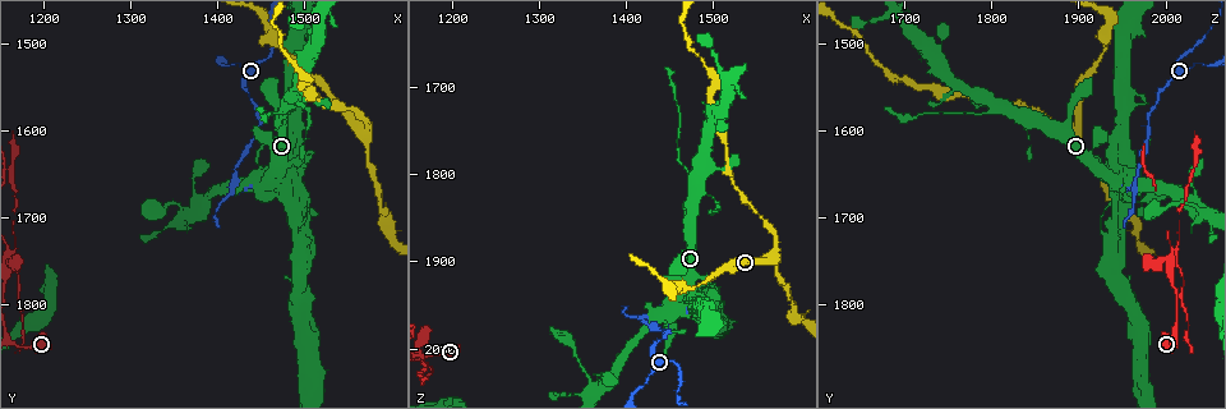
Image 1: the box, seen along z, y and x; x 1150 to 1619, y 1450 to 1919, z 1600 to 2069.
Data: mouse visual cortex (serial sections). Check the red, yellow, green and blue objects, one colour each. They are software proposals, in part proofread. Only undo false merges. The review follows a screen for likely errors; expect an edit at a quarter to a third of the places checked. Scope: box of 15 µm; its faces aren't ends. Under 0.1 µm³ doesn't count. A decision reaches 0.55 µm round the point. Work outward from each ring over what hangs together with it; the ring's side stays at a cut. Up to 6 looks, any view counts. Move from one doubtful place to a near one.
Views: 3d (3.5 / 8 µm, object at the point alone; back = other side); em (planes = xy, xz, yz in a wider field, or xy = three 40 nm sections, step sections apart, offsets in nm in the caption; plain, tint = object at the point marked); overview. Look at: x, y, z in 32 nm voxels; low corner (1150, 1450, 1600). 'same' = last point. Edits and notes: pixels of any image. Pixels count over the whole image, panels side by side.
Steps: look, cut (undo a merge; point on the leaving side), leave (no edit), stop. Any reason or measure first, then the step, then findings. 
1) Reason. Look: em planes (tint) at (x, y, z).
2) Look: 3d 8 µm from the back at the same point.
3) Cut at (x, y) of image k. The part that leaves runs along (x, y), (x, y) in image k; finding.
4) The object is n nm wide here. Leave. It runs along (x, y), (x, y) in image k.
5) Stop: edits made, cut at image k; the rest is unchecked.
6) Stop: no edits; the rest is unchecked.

A fork. Look: em planes (tint) at (1565, 1600, 1895).

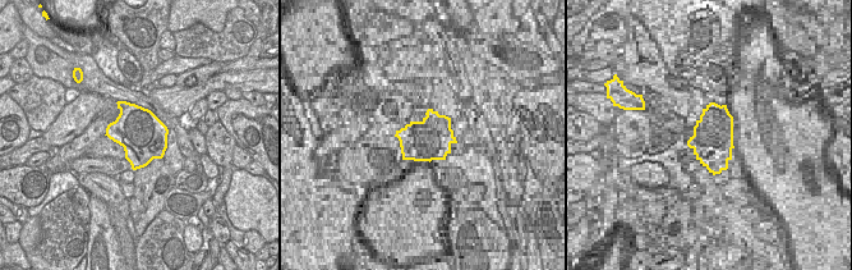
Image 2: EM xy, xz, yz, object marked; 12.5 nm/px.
Look: 3d 3.5 µm at the same point.

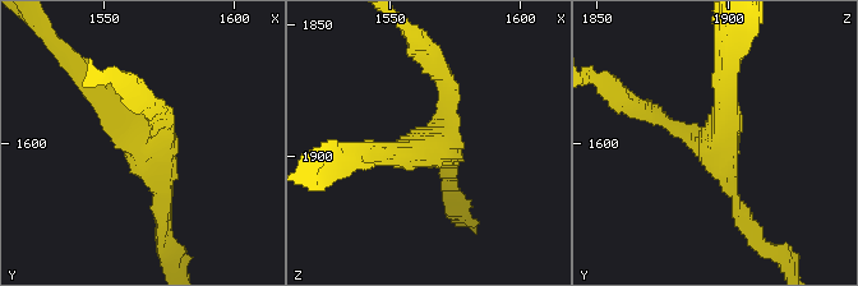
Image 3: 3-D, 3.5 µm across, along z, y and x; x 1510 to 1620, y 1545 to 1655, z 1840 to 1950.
The arms are 150, 200, 250 nm wide. Leave. It runs along (373, 153), (447, 134), (443, 75) in image 3; continuous, no second cell.

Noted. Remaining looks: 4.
Narrows sharply. Look: 3d 8 µm at (1445, 1595, 1985).

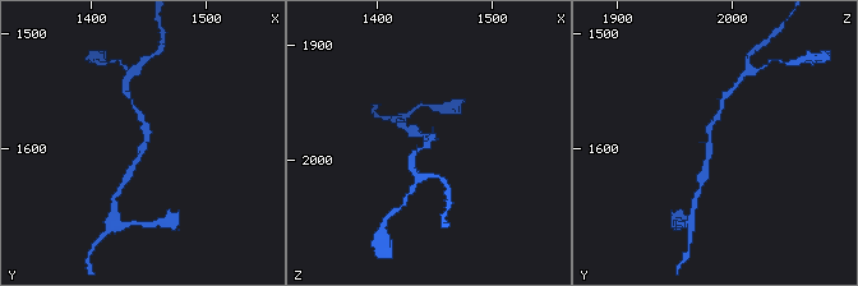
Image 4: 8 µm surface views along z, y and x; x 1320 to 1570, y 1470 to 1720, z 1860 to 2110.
Zoom in. Look: 3d 3.5 µm at (1448, 1598, 1980).

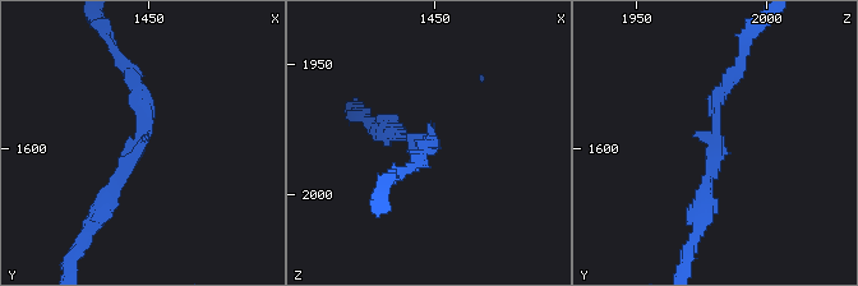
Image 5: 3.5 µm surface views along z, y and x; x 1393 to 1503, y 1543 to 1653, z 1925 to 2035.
The arms are 200, 200 nm wide; need the tissue. Look: em xy step 2 (tint) at (1448, 1597, 1981).

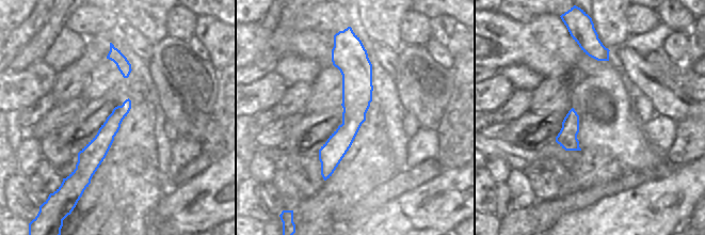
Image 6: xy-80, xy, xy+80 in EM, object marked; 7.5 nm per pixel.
Leave. It runs along (739, 64), (716, 98), (716, 161), (700, 208) in image 5; continuous, no second cell.

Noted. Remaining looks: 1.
Stop: no edits; the rest is unchecked.

